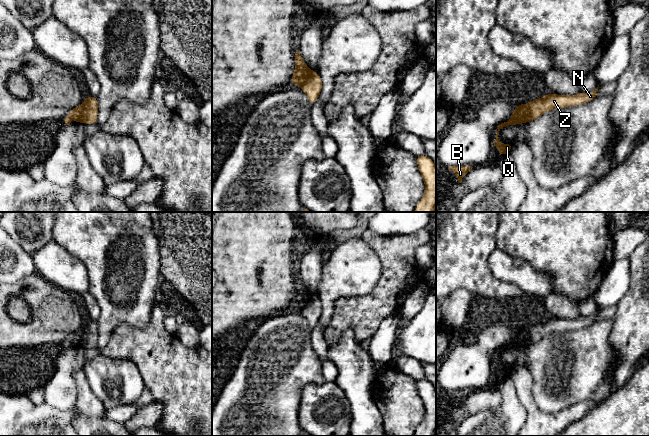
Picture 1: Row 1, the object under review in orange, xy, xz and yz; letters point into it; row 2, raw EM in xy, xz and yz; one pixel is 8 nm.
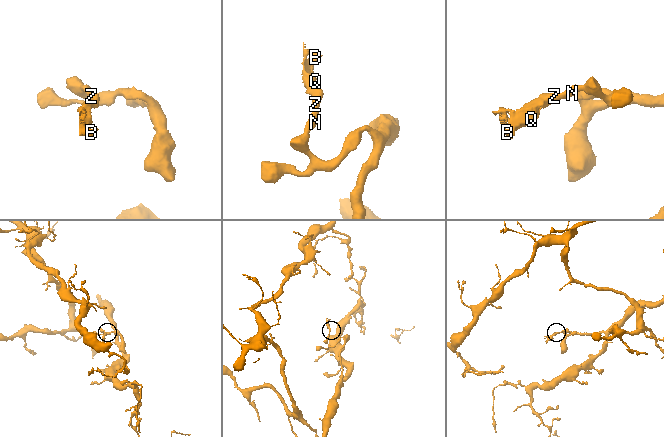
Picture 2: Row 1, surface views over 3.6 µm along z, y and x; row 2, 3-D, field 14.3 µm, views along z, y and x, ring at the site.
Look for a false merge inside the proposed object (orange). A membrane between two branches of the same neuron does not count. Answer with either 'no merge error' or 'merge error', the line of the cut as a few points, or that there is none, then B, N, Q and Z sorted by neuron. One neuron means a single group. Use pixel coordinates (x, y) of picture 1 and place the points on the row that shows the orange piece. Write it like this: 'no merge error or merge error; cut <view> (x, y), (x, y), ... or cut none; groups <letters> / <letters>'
merge error; cut yz (526, 104), (529, 121); groups B Q / N Z

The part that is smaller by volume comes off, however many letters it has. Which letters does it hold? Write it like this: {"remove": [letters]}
{"remove": ["B", "Q"]}

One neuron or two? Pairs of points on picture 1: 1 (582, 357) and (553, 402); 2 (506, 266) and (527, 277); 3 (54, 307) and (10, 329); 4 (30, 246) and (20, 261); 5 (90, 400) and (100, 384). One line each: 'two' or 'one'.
1: one
2: one
3: one
4: two
5: two

